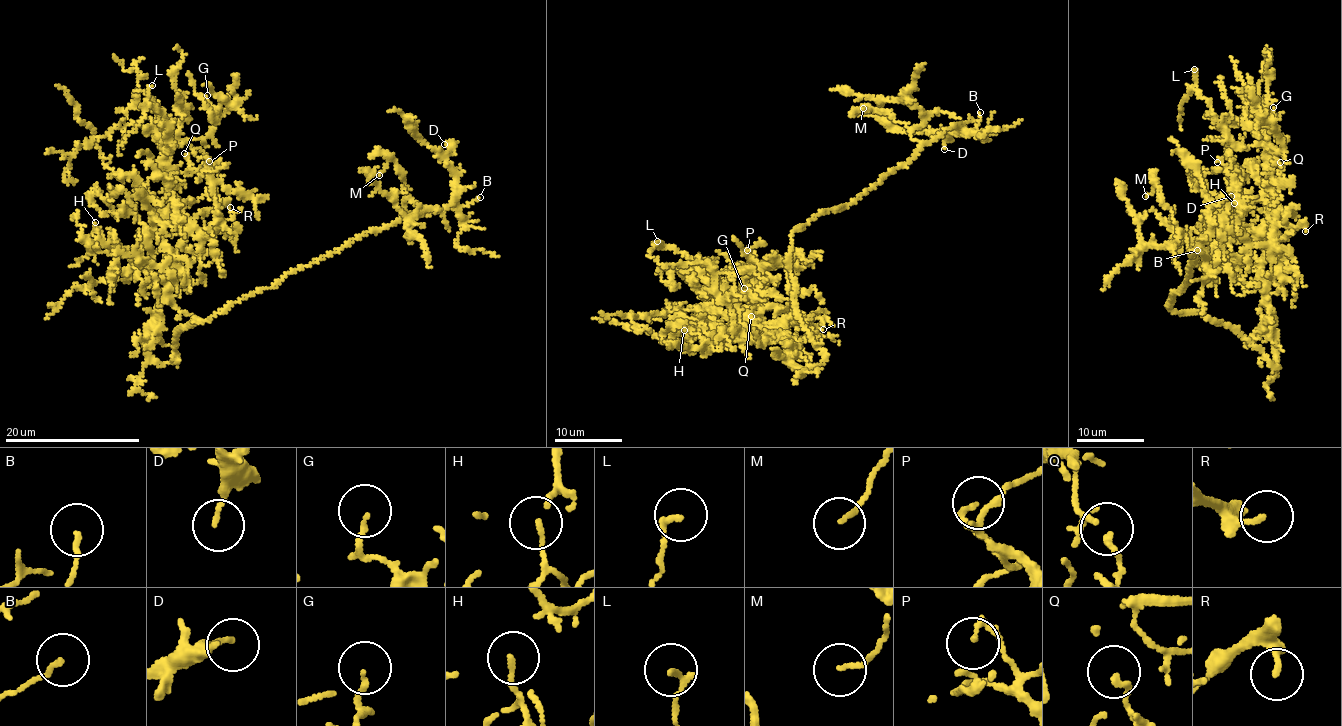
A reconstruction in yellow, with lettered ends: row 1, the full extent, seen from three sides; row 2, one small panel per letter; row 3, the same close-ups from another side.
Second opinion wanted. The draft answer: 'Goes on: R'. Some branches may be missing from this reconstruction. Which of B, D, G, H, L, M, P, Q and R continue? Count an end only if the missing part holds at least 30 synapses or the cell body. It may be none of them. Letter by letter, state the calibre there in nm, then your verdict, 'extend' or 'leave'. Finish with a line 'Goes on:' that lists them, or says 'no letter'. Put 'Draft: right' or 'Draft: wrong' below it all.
B: calibre 130 nm; leave
D: calibre 120 nm; leave
G: calibre 120 nm; leave
H: calibre 90 nm; leave
L: calibre 140 nm; leave
M: calibre 110 nm; leave
P: calibre 140 nm; leave
Q: calibre 140 nm; leave
R: calibre 160 nm; extend
Goes on: R
Draft: right

